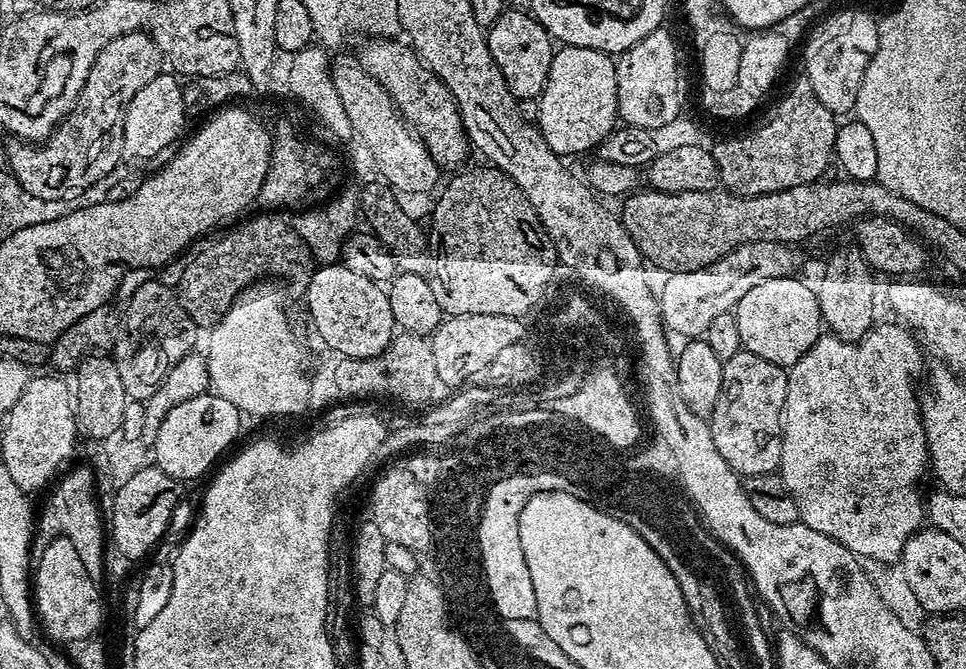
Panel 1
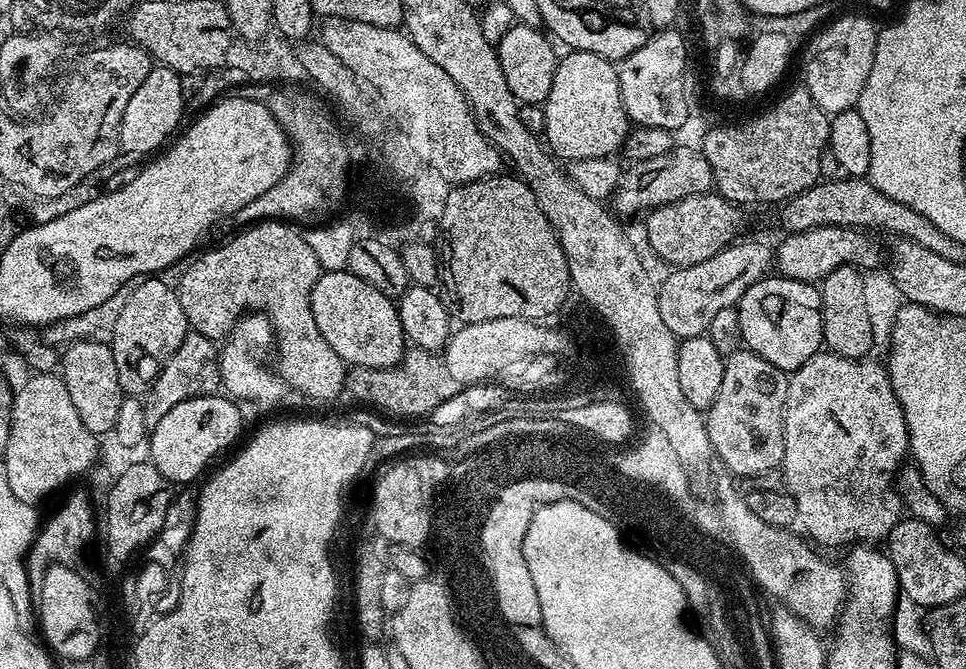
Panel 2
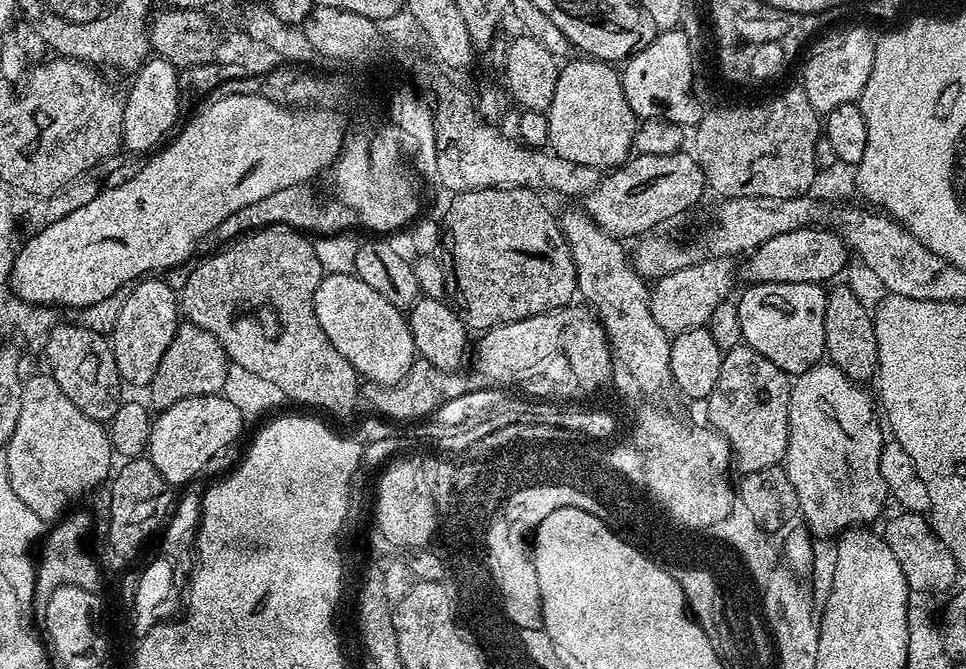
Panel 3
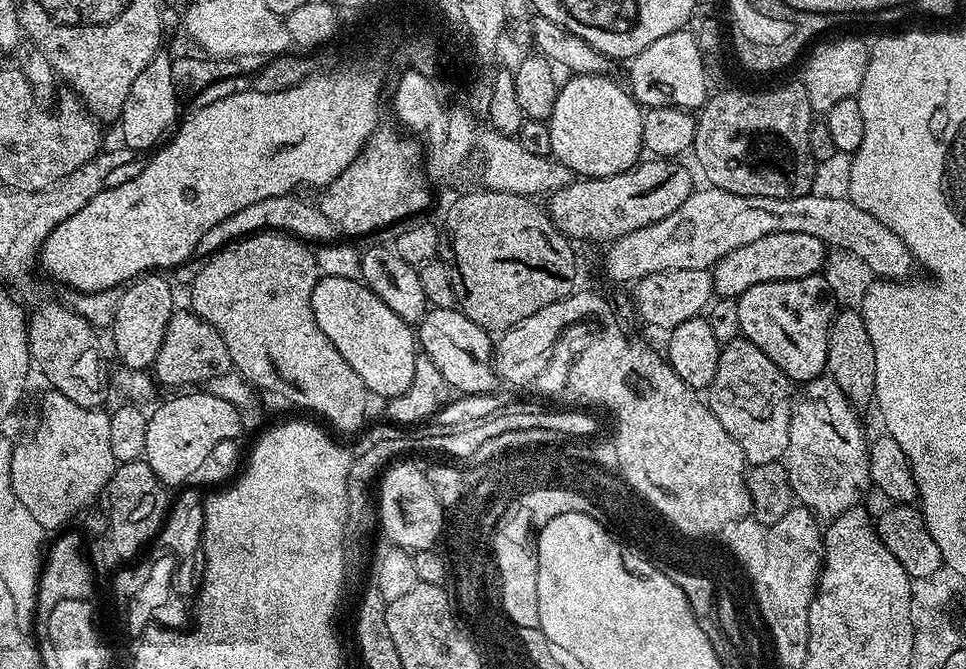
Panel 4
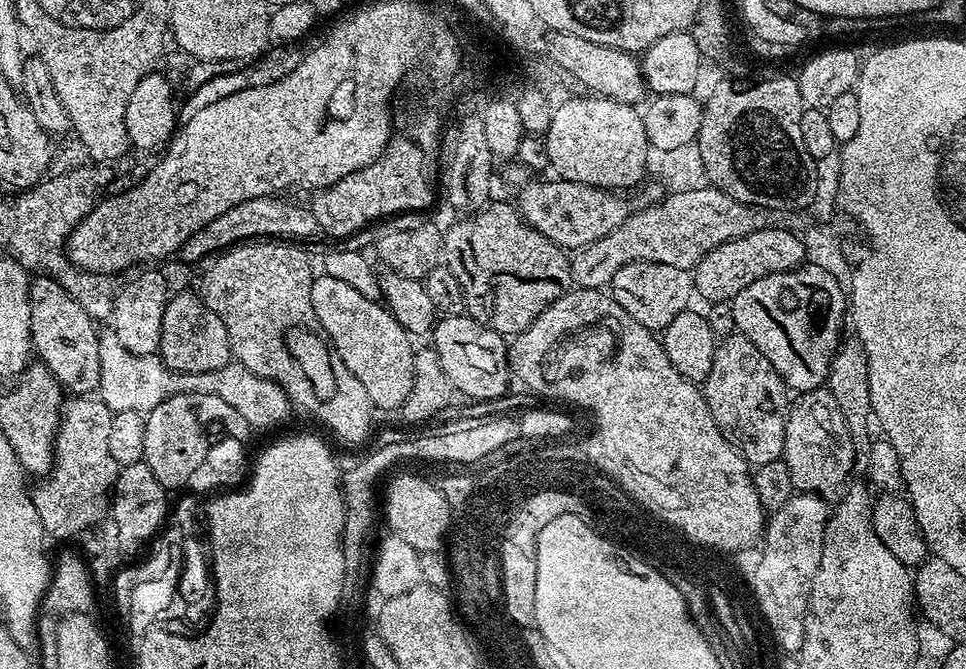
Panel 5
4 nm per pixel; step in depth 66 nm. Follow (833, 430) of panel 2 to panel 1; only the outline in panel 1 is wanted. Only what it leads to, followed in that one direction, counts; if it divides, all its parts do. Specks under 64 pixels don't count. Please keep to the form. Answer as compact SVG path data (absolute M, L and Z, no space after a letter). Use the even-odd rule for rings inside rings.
M897 323L884 324L881 326L873 326L862 339L856 343L850 341L842 341L837 336L831 334L821 335L819 340L814 342L814 346L810 346L810 350L806 350L806 354L799 360L798 363L792 365L787 369L788 374L788 389L786 390L786 402L784 403L784 433L782 434L782 454L780 455L780 466L778 475L782 478L782 482L786 482L786 490L790 490L790 494L794 498L794 502L798 506L798 514L800 515L799 523L810 526L810 530L818 530L818 534L826 534L826 538L834 538L834 542L838 542L842 546L849 548L858 558L863 558L865 561L877 560L880 564L895 565L899 561L902 550L906 546L908 539L915 533L920 531L922 525L926 520L926 504L922 499L922 492L920 496L920 479L923 478L924 472L926 476L926 469L929 467L930 461L928 459L928 443L926 442L926 434L924 433L924 417L922 415L922 400L921 397L916 397L916 392L912 387L915 386L916 372L912 368L898 368L898 330L900 330Z

